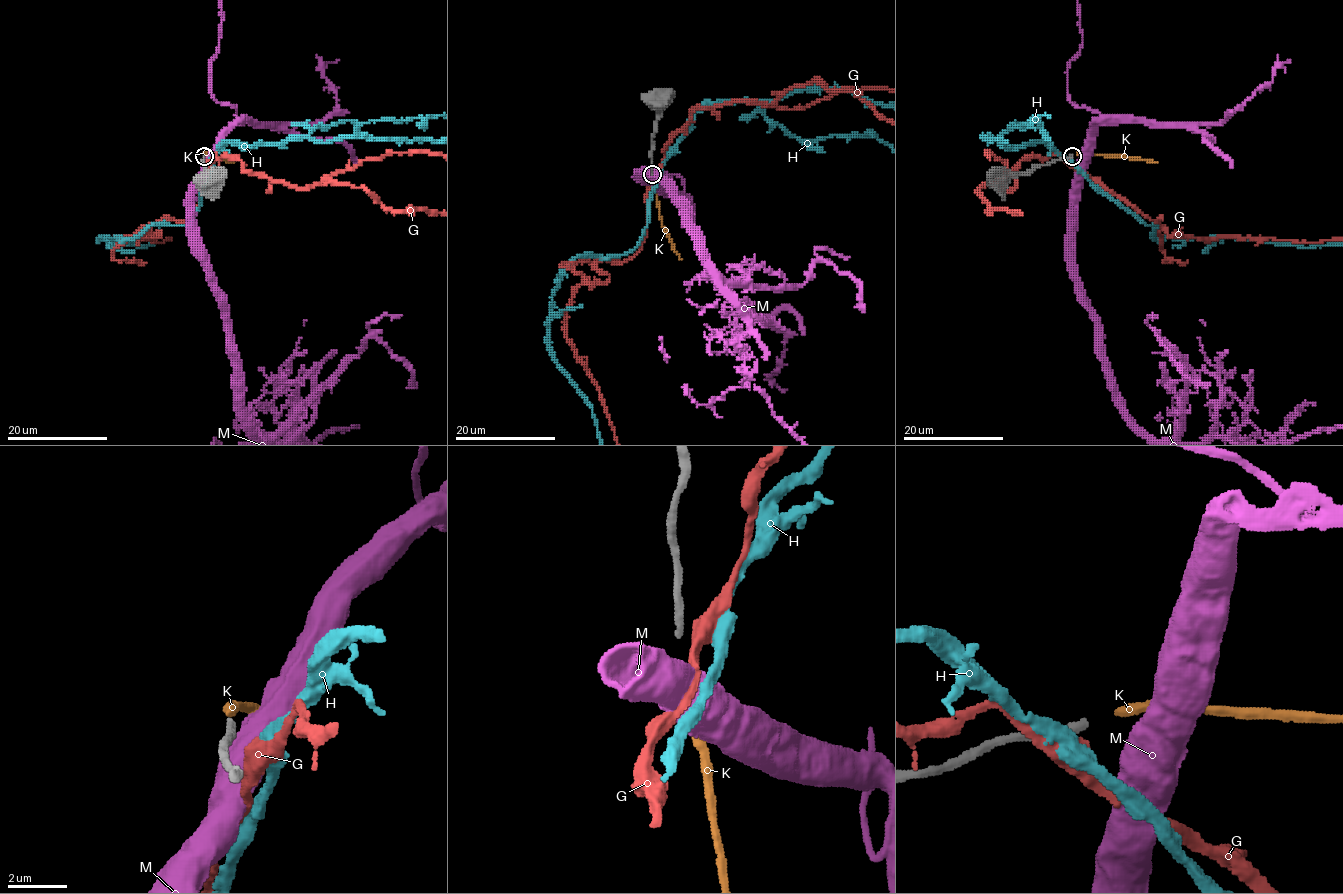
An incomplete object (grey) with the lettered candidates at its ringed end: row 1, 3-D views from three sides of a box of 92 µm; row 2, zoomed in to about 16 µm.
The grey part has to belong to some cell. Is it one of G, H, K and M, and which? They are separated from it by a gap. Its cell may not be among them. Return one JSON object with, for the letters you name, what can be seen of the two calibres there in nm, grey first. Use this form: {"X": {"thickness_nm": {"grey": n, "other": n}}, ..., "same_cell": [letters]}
{"K": {"thickness_nm": {"grey": 240, "other": 320}}, "same_cell": ["K"]}

